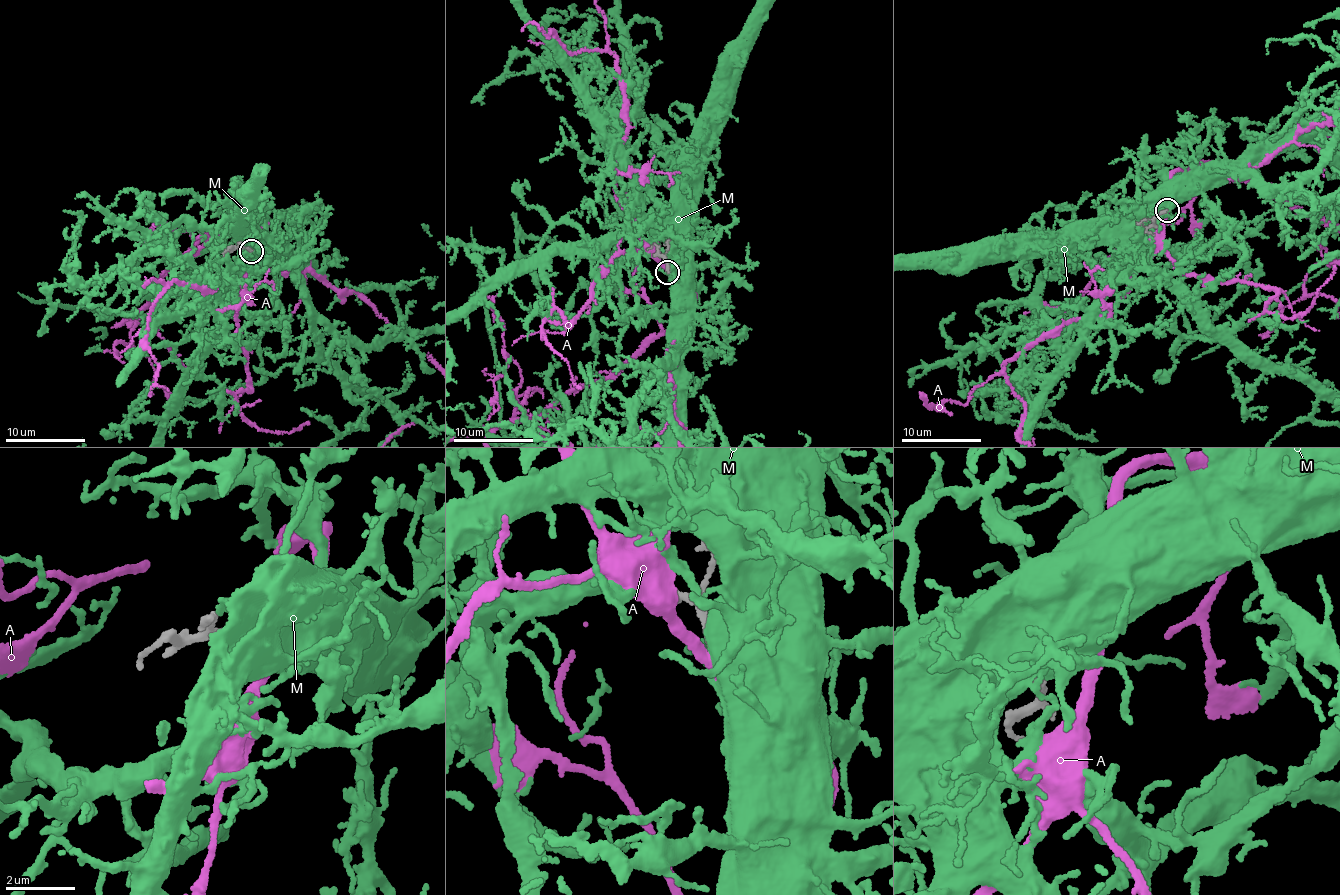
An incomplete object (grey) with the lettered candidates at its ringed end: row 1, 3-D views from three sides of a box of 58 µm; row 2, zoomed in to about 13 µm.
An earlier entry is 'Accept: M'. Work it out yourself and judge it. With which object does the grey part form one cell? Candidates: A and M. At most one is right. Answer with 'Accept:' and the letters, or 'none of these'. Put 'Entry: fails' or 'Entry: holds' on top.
Entry: holds
Accept: M

